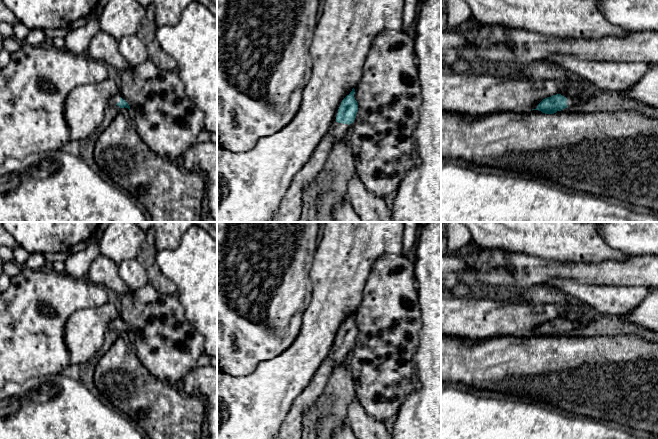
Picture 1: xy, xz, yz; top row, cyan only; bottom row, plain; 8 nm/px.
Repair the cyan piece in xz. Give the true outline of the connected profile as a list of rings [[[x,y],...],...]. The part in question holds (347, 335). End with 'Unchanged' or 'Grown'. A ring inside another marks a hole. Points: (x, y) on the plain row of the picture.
[[[353,312],[341,326],[336,340],[336,347],[323,361],[305,390],[296,398],[286,420],[274,439],[300,439],[303,431],[304,416],[313,407],[322,394],[332,369],[335,365],[345,364],[349,349],[354,346],[358,335],[358,327]]]. Grown

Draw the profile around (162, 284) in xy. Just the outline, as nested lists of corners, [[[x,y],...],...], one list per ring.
[[[155,230],[146,231],[146,239],[143,242],[136,259],[146,268],[149,283],[162,294],[176,293],[174,283],[166,278],[155,261],[157,255],[155,246]]]

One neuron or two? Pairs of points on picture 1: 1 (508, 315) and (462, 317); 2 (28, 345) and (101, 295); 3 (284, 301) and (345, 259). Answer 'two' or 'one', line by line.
1: one
2: one
3: two

